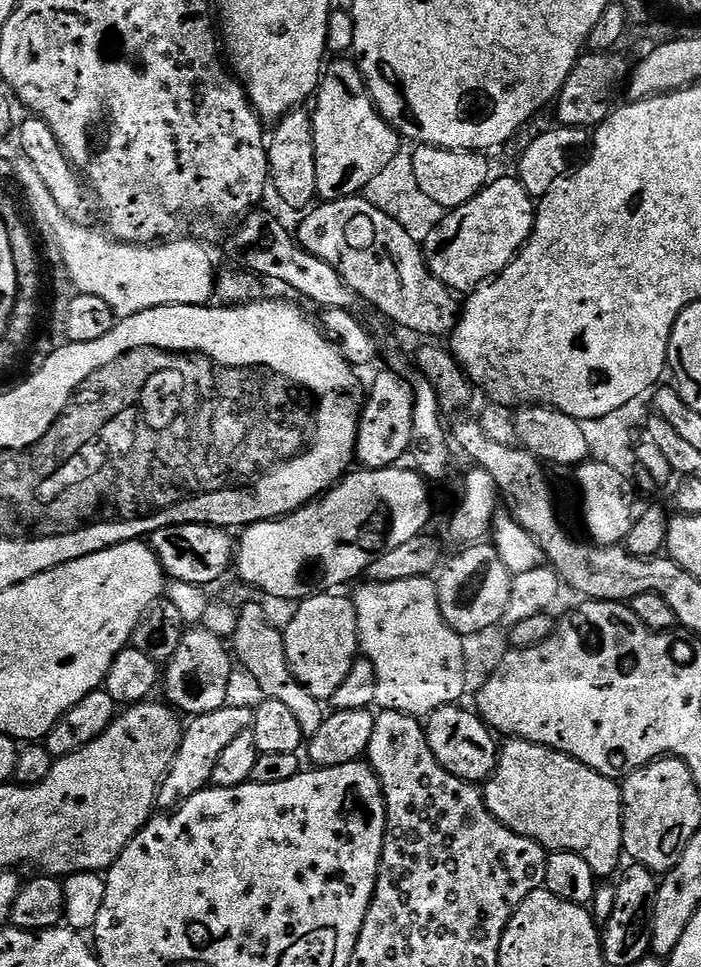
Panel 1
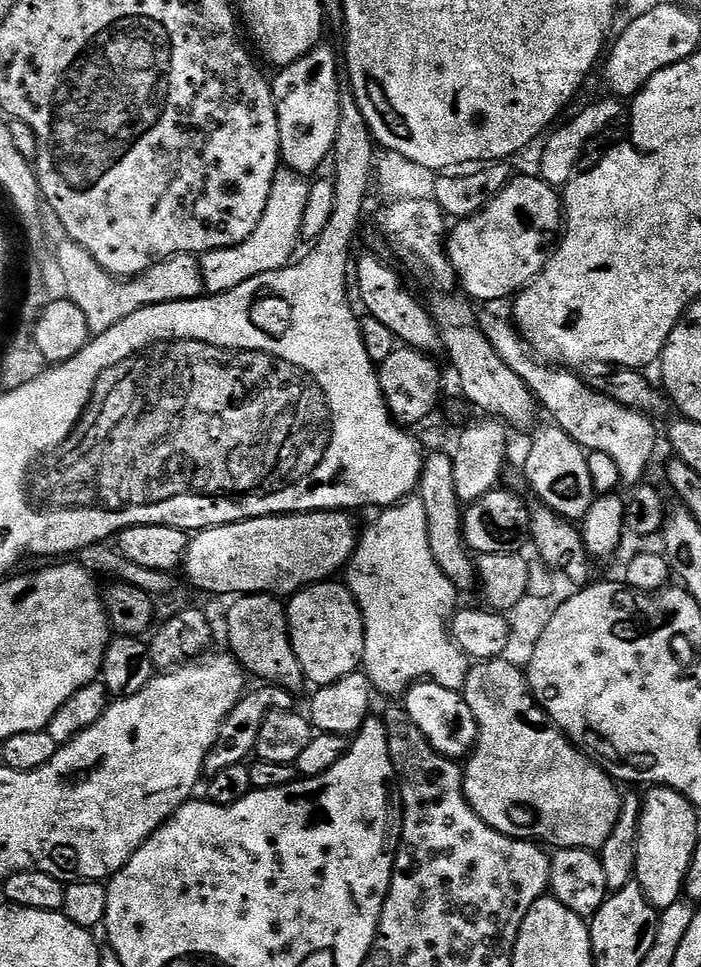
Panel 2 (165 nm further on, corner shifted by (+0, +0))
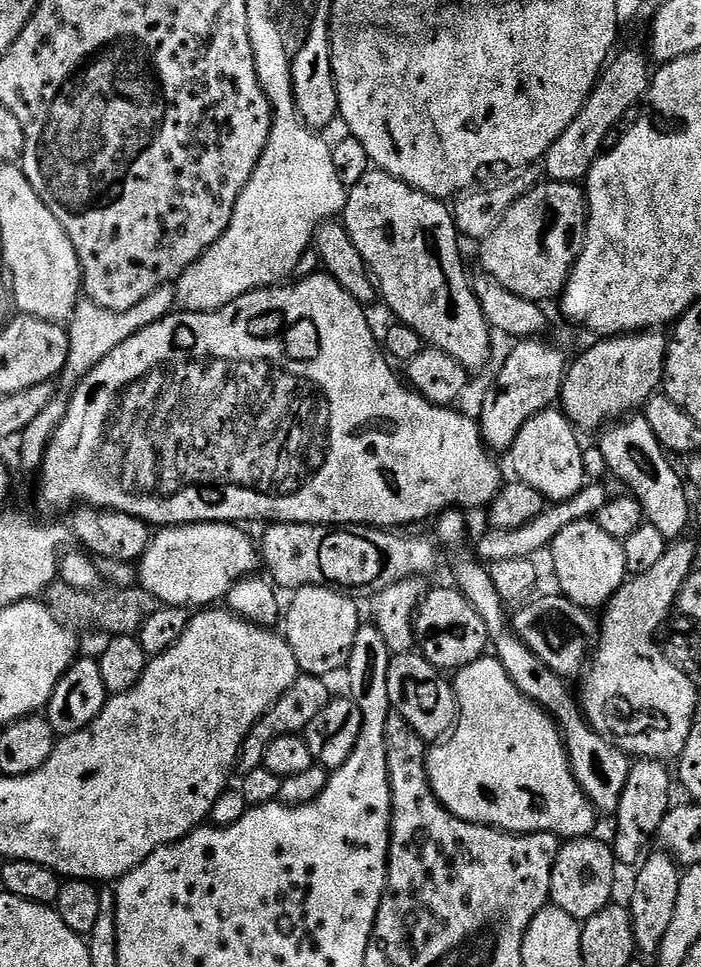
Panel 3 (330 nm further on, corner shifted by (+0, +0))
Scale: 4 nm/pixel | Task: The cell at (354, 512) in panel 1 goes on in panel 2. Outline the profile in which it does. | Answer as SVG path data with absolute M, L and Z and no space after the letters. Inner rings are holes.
M337 510L335 512L297 512L295 514L285 514L282 516L263 516L257 520L241 520L239 524L227 524L221 528L205 528L204 531L195 533L189 539L187 549L182 561L182 572L188 575L187 583L192 588L204 592L217 592L218 595L224 596L227 592L233 594L247 593L267 593L281 594L280 592L288 592L287 594L295 594L301 588L306 588L310 584L319 584L327 581L336 571L343 569L348 561L352 559L352 551L356 549L356 541L358 539L358 528L352 525L352 520L347 511Z

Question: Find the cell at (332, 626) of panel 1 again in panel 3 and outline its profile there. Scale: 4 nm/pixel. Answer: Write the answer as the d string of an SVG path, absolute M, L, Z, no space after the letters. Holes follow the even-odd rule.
M308 584L304 588L295 589L291 593L292 601L287 602L282 616L282 635L288 641L290 650L294 650L294 658L298 658L301 673L309 676L331 677L331 672L347 669L348 659L354 650L354 634L358 634L362 623L360 608L351 595L323 584Z

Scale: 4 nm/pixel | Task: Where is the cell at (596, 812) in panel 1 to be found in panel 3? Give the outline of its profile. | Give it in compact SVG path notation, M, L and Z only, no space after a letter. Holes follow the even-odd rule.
M485 654L480 659L459 669L454 676L454 687L458 709L456 727L452 729L447 738L441 739L435 746L429 747L426 752L428 783L431 784L432 792L440 800L440 803L460 820L465 820L467 824L487 824L490 828L498 828L513 834L549 832L565 841L591 837L595 833L592 831L596 828L598 813L596 807L582 790L582 786L576 781L576 776L572 772L572 764L568 761L568 747L565 746L564 737L561 736L559 728L556 727L552 715L545 708L540 708L526 694L522 694L522 690L518 690L518 686L514 686L514 682L510 682L510 674L506 674L502 662L492 654Z

